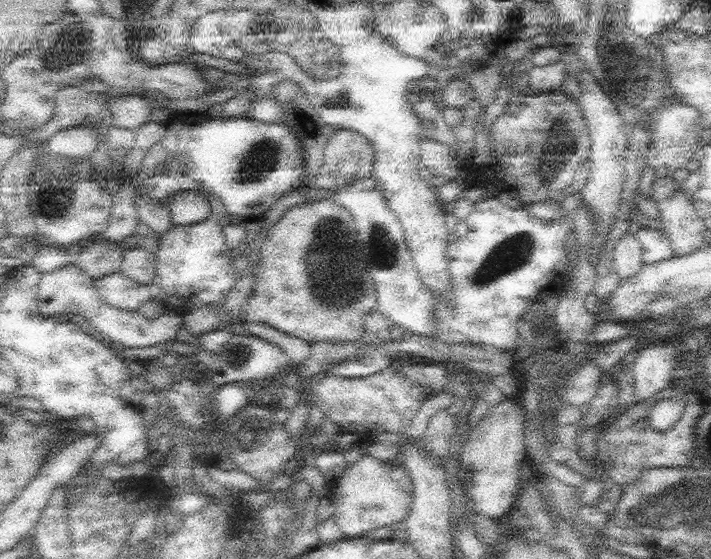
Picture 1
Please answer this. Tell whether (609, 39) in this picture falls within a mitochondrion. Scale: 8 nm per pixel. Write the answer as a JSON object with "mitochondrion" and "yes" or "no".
{"mitochondrion":"yes"}

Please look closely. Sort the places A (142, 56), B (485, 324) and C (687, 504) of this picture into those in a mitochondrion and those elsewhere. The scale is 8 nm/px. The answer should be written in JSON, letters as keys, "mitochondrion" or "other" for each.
{"A":"other","B":"other","C":"mitochondrion"}

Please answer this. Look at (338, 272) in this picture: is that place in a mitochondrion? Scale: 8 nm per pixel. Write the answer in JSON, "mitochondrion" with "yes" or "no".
{"mitochondrion":"yes"}

